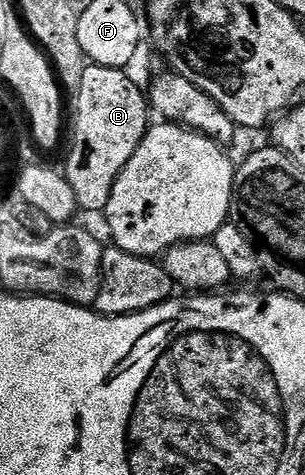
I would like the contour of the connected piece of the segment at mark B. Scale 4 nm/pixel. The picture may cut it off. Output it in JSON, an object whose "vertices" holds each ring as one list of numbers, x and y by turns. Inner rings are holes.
{"vertices":[[95,64,85,65,82,72,82,84,74,92,74,98,76,98,76,107,71,107,70,110,70,130,72,126,72,147,68,150,68,167,63,167,62,173,65,178,68,179,70,188,74,188,74,196,76,197,76,205,81,211,84,210,96,210,96,212,102,212,108,206,110,200,110,192,114,192,114,184,118,180,118,176,122,172,122,168,126,168,126,164,130,164,130,156,134,156,134,152,138,152,138,144,142,144,145,134,150,129,150,107,148,105,148,99,143,89,139,90,136,87,134,79,128,75,127,69,115,70,114,68,106,68,105,66,98,66]]}

